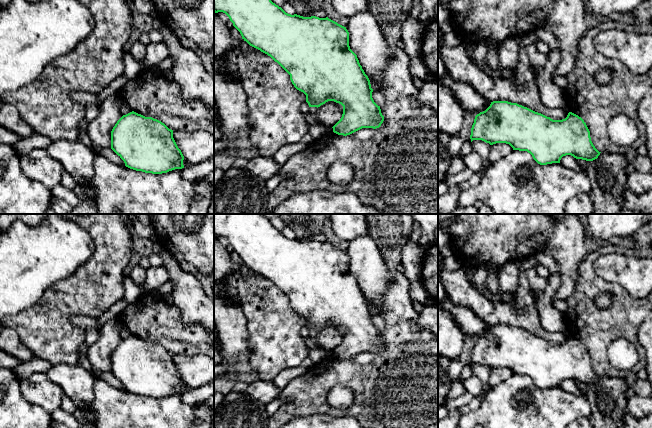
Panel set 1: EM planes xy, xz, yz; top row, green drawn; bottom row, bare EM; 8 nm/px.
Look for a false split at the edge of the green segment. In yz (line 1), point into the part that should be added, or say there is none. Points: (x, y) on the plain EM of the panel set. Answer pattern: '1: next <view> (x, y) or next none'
1: next none

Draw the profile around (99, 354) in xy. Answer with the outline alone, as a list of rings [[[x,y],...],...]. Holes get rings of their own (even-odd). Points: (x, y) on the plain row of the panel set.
[[[114,320],[107,322],[100,330],[97,341],[89,346],[87,356],[91,363],[92,373],[96,379],[104,372],[111,371],[111,355],[123,340]]]

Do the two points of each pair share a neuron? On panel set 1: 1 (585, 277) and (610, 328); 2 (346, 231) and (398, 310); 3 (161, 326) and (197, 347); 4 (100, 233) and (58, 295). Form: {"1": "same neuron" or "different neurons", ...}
{"1": "same neuron", "2": "different neurons", "3": "same neuron", "4": "same neuron"}

